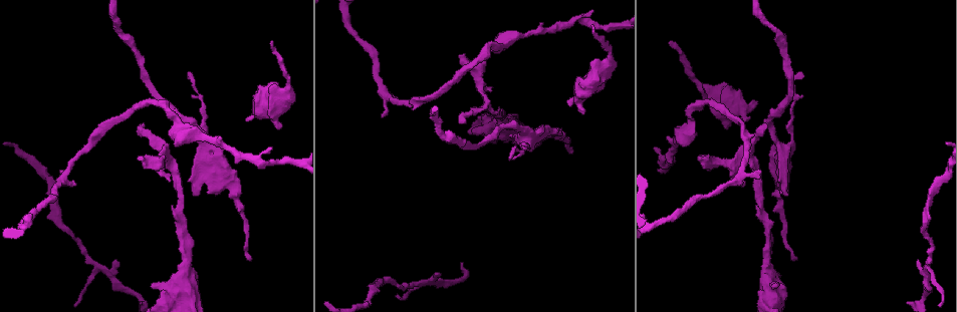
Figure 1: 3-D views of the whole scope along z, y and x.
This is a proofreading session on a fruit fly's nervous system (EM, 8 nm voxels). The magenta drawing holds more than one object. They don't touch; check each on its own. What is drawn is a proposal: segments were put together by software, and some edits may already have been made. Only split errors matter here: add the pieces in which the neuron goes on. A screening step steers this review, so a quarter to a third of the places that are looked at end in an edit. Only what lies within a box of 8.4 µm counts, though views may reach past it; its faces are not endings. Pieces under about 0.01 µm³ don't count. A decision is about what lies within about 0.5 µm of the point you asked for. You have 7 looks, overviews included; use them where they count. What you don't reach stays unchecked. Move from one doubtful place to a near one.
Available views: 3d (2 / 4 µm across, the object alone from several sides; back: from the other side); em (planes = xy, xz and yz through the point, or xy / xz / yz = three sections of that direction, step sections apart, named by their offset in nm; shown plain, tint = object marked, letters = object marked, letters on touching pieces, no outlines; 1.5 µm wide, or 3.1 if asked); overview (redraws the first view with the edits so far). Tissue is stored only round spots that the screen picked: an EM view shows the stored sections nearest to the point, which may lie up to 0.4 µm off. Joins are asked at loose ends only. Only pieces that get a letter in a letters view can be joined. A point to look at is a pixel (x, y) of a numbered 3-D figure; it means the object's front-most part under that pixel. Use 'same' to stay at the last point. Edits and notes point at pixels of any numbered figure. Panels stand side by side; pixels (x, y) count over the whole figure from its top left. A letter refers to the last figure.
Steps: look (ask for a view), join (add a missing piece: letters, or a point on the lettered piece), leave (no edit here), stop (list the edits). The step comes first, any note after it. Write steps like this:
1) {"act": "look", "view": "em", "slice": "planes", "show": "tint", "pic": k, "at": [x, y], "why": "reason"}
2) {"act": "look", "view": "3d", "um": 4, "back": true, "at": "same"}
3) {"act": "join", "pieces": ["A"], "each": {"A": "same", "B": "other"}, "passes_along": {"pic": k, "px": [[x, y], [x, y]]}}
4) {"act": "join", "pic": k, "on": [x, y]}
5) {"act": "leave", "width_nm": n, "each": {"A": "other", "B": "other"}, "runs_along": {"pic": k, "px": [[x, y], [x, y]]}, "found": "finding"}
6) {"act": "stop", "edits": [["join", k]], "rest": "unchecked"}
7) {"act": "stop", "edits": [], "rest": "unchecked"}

{"act": "look", "view": "3d", "um": 4, "pic": 1, "at": [144, 157], "why": "branch stops here"}

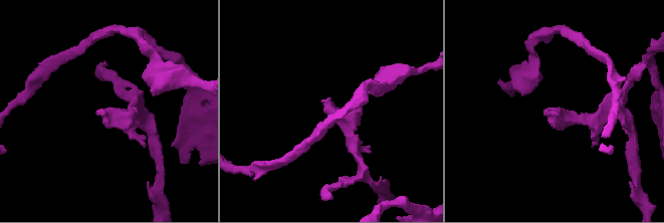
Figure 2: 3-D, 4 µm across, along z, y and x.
{"act": "look", "view": "em", "slice": "xy", "step": 8, "show": "tint", "pic": 2, "at": [546, 110], "why": "shape alone is not enough"}

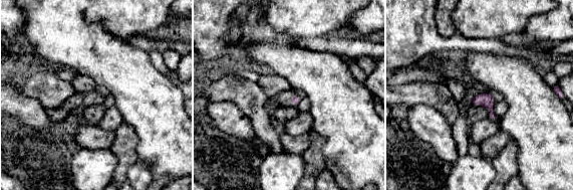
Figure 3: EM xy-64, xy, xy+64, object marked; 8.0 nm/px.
{"act": "look", "view": "em", "slice": "planes", "show": "letters", "at": "same", "why": "cut it another way"}

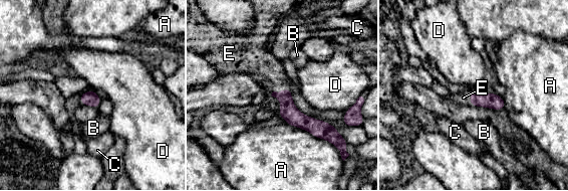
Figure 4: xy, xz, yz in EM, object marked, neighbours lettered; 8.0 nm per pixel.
{"act": "join", "pieces": ["E"], "longest_contact_nm": ["A", 400], "each": {"A": "other", "B": "other", "C": "other", "D": "other", "E": "same"}, "passes_along": {"pic": 4, "px": [[293, 117], [281, 90], [267, 69]]}, "found": "the neuron continues"}

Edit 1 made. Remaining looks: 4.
{"act": "look", "view": "overview"}

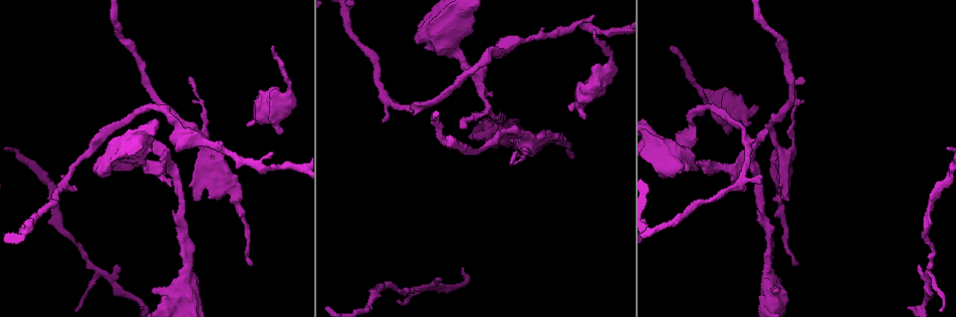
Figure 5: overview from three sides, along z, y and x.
{"act": "look", "view": "em", "slice": "xz", "step": 4, "show": "letters", "pic": 5, "at": [788, 198], "why": "branch stops here"}

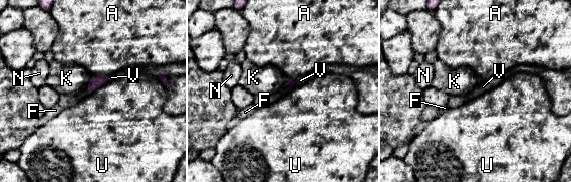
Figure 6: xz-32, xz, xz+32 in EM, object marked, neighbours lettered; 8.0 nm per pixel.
{"act": "look", "view": "em", "slice": "planes", "show": "letters", "at": "same"}

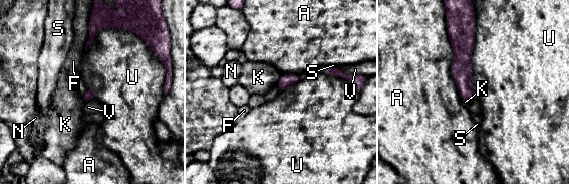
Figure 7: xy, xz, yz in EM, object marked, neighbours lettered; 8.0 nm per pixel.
{"act": "leave", "longest_contact_nm": ["A", 600], "each": {"A": "other", "F": "other", "K": "other", "N": "other", "S": "other", "U": "other", "V": "other"}, "found": "no lettered piece goes on from it"}

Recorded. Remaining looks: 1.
{"act": "look", "view": "em", "slice": "yz", "step": 4, "show": "letters", "pic": 5, "at": [671, 48], "why": "thin end"}

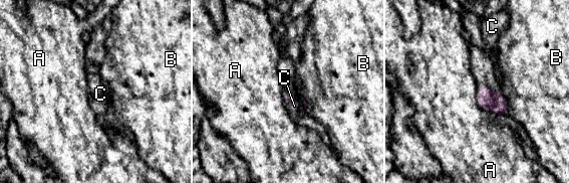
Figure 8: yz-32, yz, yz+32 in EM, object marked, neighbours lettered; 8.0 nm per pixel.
{"act": "leave", "each": {"A": "other", "B": "other", "C": "other"}, "border": {"pic": 8, "px": [[477, 87], [477, 104], [479, 106]]}, "found": "none of them fits"}

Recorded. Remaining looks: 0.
{"act": "stop", "edits": [["join", 4]], "rest": "unchecked"}

